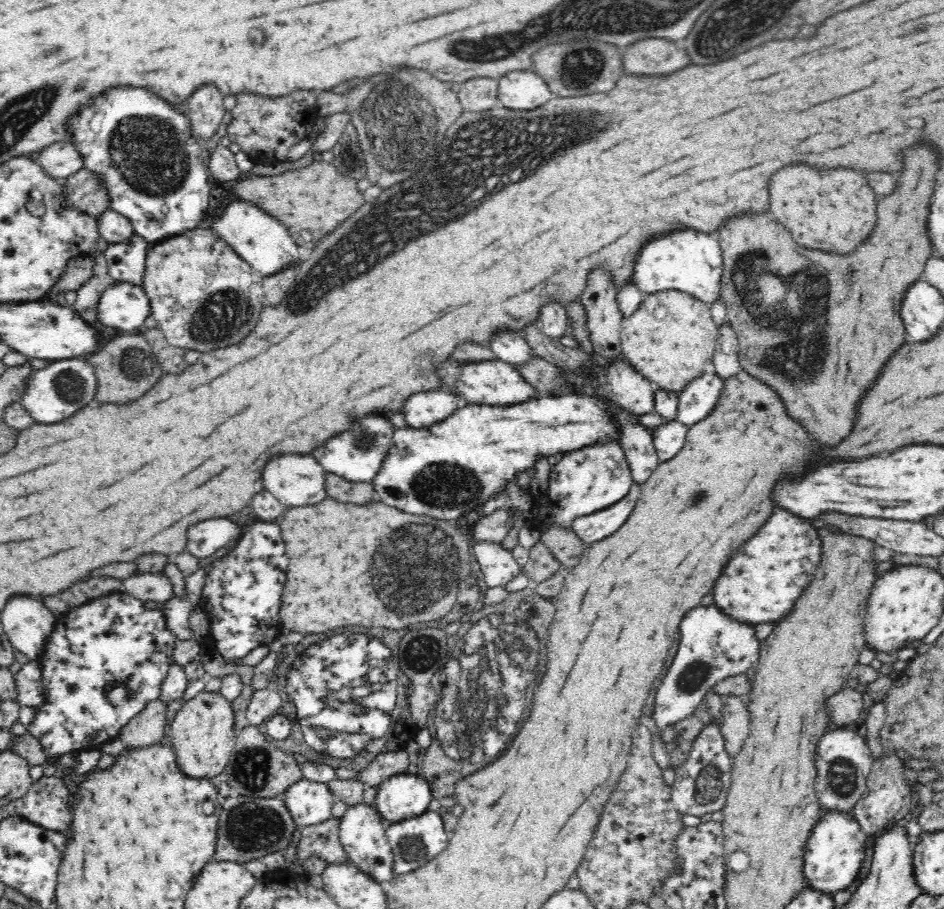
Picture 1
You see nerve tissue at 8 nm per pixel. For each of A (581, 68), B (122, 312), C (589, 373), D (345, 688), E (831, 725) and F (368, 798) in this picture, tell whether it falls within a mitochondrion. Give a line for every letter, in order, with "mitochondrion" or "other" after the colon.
A: mitochondrion
B: other
C: other
D: mitochondrion
E: other
F: other

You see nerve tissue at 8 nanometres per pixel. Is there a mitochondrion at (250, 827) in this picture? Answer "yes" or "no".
yes

